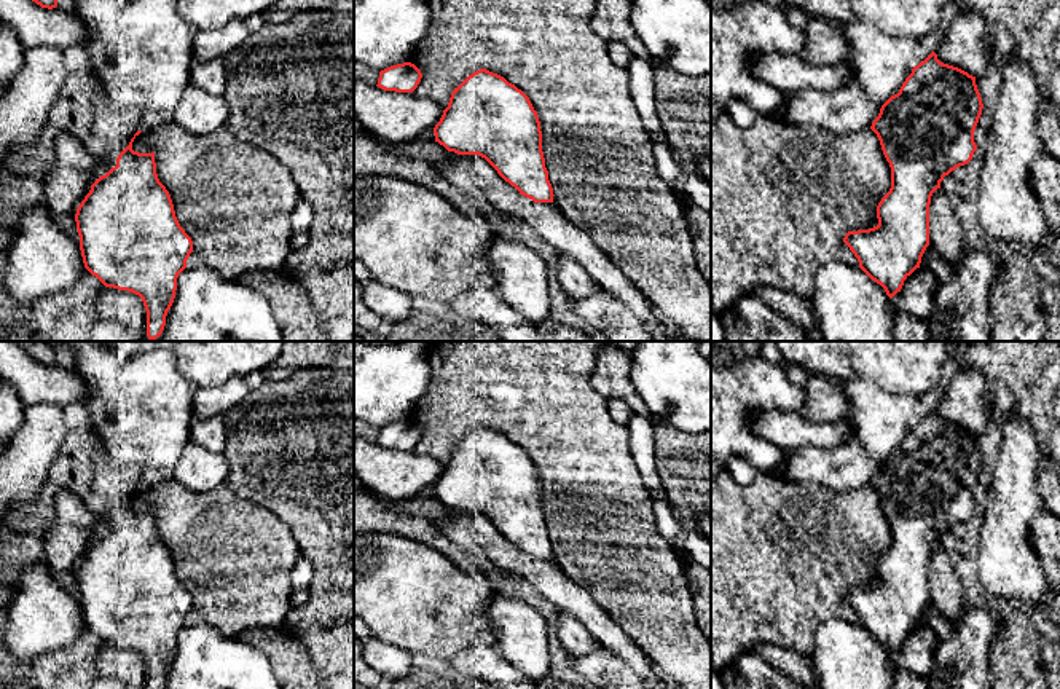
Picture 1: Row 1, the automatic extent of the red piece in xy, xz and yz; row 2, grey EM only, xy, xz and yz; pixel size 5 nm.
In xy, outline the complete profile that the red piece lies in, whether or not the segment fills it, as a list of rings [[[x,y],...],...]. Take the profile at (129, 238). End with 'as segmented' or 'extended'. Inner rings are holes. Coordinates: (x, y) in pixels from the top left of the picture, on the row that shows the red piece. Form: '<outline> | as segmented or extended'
[[[137,131],[134,134],[134,137],[131,139],[129,145],[118,155],[116,166],[112,167],[105,175],[100,175],[91,185],[89,193],[84,196],[84,199],[81,201],[81,204],[77,209],[75,222],[77,222],[77,230],[78,230],[78,236],[80,236],[80,250],[81,250],[84,268],[92,276],[96,276],[105,287],[128,290],[128,292],[139,295],[142,298],[145,311],[147,311],[147,337],[148,337],[148,340],[156,340],[164,330],[167,311],[171,309],[174,298],[175,298],[177,278],[186,268],[186,260],[188,260],[190,254],[193,252],[193,241],[185,233],[185,230],[180,226],[180,223],[175,217],[171,195],[158,179],[155,152],[153,153],[139,153],[139,152],[132,150],[132,142],[140,132],[142,131]]] | as segmented

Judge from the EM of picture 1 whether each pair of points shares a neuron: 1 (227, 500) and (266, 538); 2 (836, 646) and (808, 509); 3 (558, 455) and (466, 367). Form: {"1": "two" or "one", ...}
{"1": "one", "2": "two", "3": "one"}

